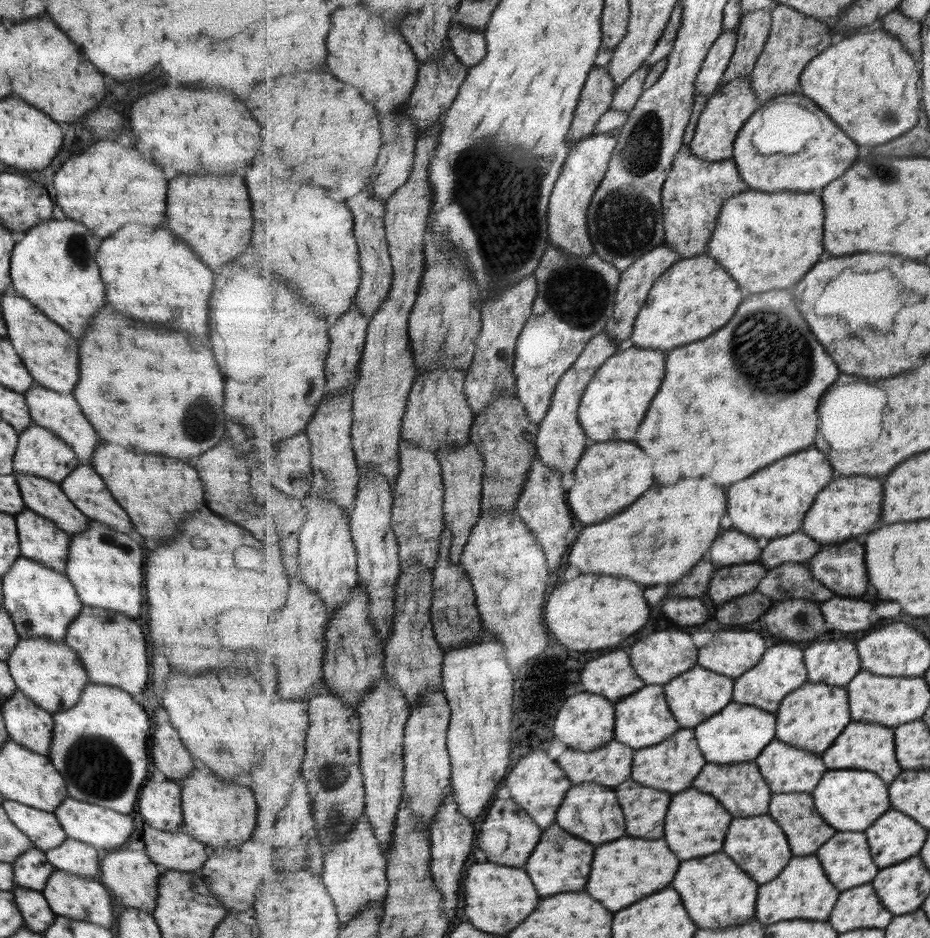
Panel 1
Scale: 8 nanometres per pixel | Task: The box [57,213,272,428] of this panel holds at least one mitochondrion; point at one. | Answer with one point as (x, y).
(77, 247)

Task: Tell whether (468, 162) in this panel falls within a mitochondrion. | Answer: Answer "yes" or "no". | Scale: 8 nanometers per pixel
yes

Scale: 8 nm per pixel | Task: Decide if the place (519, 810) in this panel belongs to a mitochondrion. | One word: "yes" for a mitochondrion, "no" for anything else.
no

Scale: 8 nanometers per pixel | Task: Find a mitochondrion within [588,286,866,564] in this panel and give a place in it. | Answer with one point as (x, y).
(795, 367)

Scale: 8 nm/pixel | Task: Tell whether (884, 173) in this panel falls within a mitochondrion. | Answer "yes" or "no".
yes

